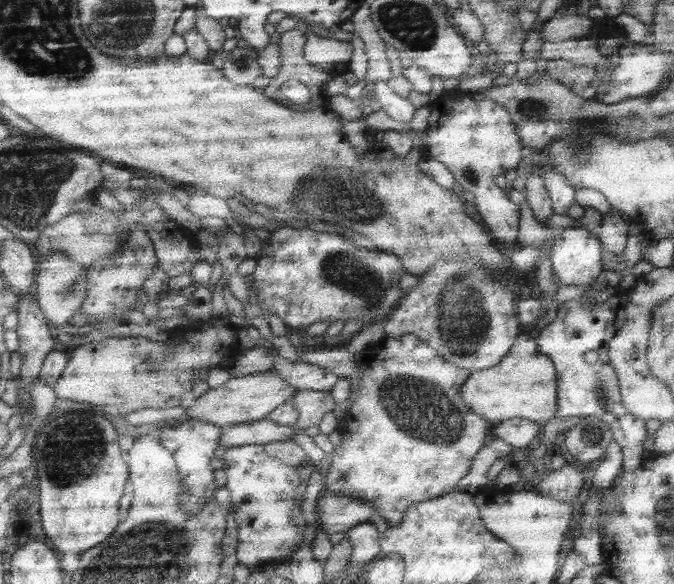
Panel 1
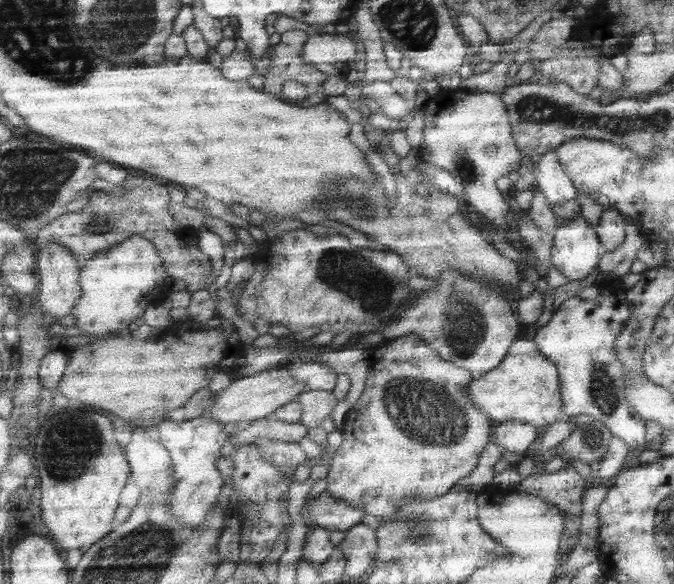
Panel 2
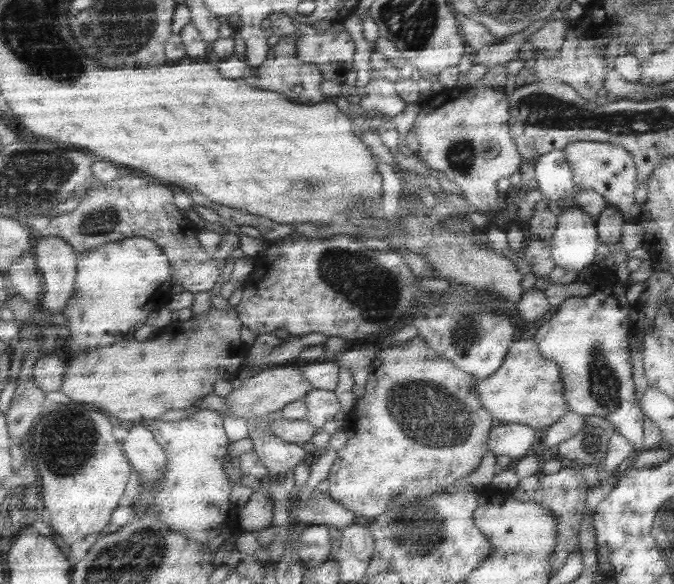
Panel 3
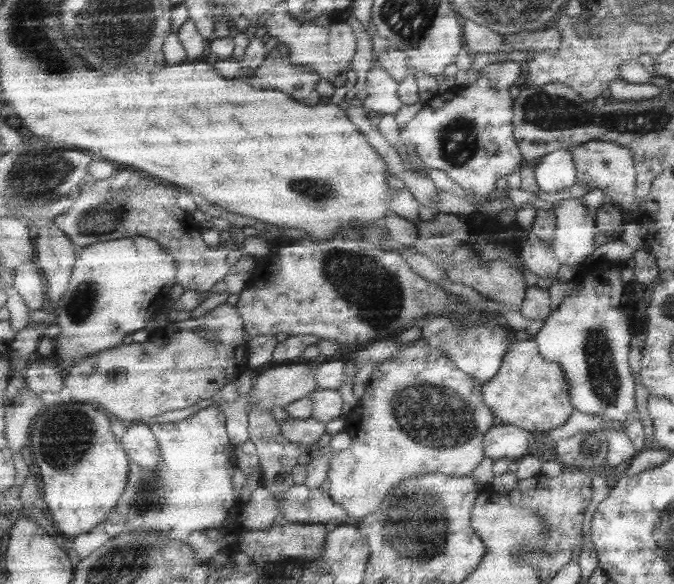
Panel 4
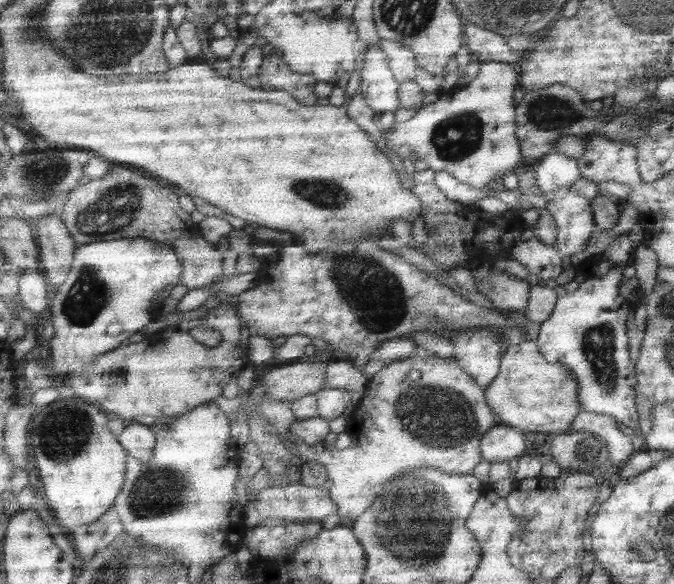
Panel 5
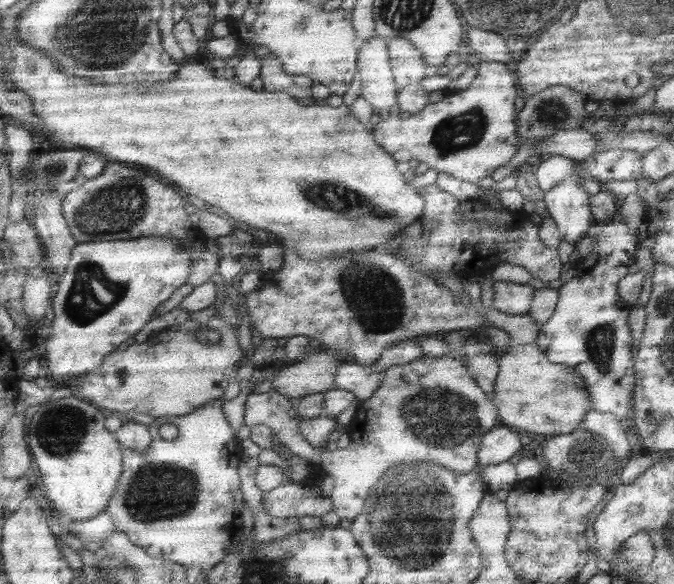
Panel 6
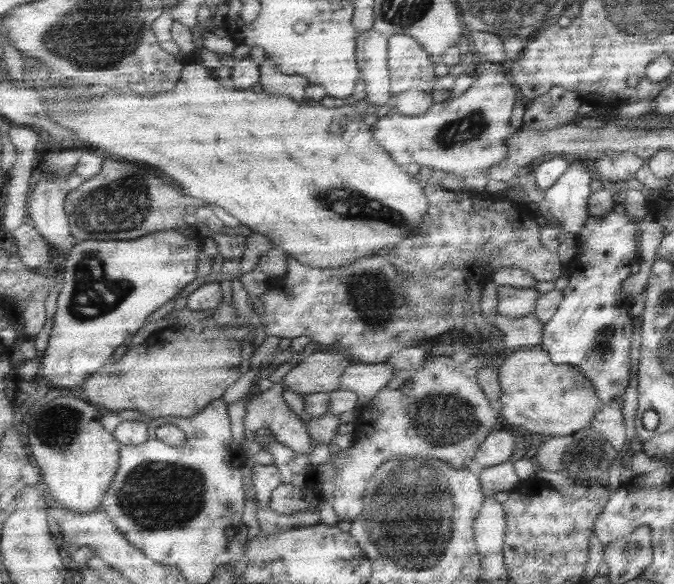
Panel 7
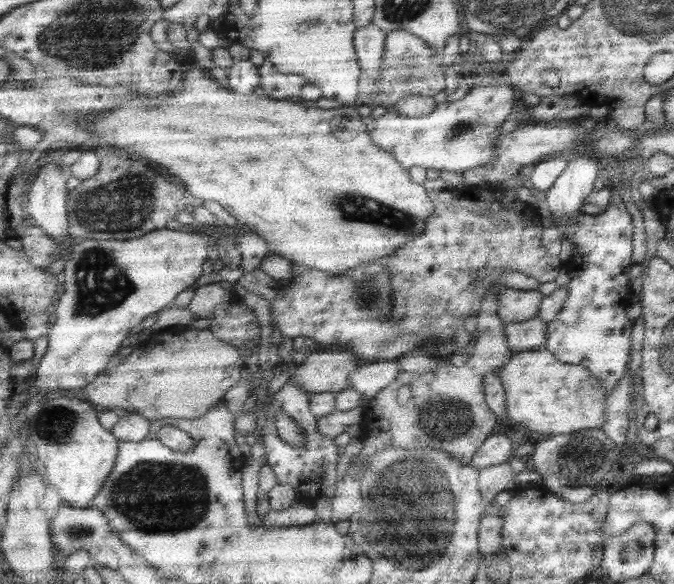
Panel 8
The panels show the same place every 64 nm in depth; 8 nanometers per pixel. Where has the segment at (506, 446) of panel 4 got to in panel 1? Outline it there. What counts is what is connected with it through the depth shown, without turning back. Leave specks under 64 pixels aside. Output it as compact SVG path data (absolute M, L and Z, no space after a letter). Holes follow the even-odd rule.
M522 418L501 421L496 423L493 429L494 438L507 443L514 451L523 451L539 433L539 425Z

